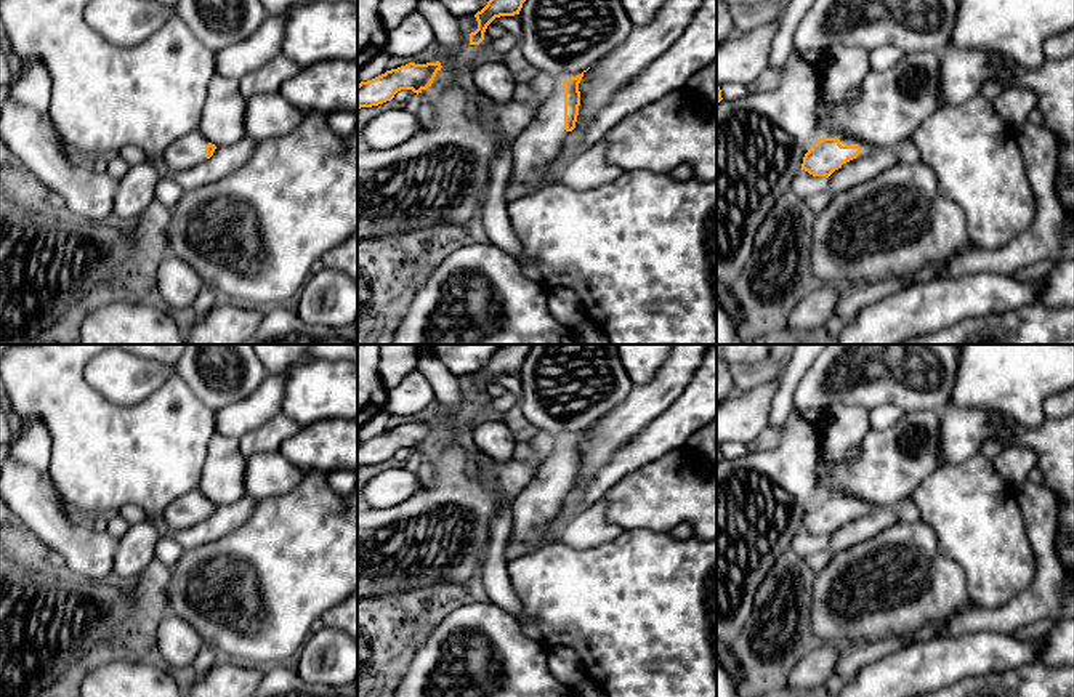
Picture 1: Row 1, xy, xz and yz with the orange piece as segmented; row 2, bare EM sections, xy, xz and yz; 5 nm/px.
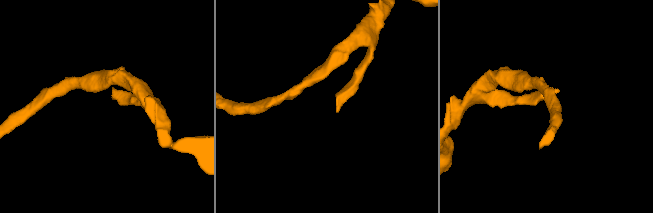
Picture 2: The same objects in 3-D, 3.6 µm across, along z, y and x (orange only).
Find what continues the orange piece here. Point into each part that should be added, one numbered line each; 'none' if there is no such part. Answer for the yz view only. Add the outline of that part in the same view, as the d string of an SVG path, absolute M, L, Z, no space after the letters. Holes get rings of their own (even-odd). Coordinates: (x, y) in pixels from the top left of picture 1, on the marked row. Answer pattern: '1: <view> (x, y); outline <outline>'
1: yz (845, 140); outline M843 135L843 136L830 136L830 138L838 138L842 146L859 146L861 154L856 159L866 157L867 154L875 151L875 147L870 147L869 144L862 143L859 138L854 136Z

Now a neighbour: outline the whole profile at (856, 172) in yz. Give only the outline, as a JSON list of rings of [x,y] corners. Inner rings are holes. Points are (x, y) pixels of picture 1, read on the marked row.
[[[880,147],[866,157],[851,160],[829,176],[830,194],[845,192],[858,184],[862,184],[878,173],[898,163],[894,149]]]

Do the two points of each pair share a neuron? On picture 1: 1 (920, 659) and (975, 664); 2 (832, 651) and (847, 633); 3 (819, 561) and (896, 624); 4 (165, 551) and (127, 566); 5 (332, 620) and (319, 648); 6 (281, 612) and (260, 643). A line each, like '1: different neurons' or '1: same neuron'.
1: same neuron
2: different neurons
3: different neurons
4: different neurons
5: different neurons
6: same neuron

